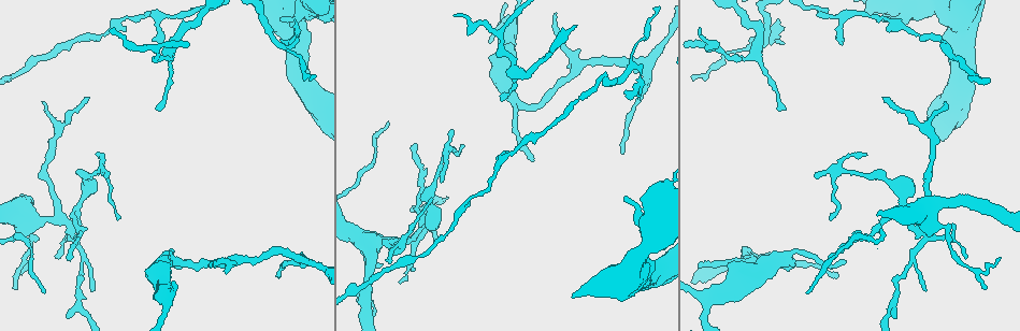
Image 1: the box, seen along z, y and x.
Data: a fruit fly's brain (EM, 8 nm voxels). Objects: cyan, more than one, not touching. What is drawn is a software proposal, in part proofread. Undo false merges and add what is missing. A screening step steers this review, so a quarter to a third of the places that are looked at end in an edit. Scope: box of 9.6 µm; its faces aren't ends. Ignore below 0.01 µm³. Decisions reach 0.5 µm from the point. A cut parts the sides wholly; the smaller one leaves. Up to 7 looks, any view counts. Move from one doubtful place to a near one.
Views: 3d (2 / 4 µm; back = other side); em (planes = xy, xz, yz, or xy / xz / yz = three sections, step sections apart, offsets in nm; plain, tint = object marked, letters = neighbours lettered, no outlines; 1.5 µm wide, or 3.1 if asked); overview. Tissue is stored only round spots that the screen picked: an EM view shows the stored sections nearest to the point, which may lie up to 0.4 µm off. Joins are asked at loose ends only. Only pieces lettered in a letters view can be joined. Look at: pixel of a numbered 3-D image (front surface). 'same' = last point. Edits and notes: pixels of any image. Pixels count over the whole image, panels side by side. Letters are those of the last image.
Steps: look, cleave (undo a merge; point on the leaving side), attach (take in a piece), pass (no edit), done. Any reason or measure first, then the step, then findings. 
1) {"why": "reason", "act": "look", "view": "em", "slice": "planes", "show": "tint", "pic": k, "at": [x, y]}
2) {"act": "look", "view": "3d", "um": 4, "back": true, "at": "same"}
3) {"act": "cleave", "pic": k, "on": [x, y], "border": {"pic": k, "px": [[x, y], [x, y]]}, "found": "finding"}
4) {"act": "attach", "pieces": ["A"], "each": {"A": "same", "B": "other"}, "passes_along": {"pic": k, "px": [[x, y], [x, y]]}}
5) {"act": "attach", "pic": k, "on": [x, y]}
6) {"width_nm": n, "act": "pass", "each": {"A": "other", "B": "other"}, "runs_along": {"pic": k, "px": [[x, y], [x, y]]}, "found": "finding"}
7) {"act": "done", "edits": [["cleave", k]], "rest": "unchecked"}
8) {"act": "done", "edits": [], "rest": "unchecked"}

{"act": "look", "view": "em", "slice": "planes", "show": "tint", "pic": 1, "at": [68, 225]}

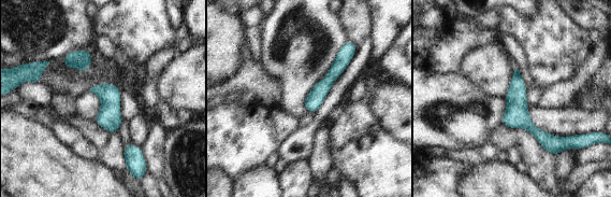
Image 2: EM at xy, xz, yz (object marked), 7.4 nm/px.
{"why": "see the neighbours", "act": "look", "view": "em", "slice": "planes", "show": "letters", "at": "same"}

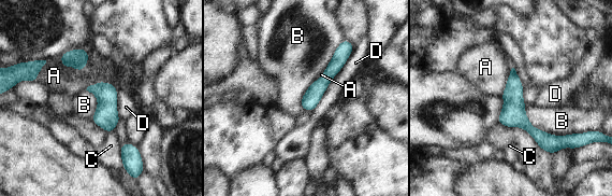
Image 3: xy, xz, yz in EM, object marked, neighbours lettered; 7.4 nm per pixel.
{"width_nm": 120, "act": "pass", "each": {"A": "other", "B": "other", "C": "other", "D": "other"}, "border": {"pic": 3, "px": [[524, 103], [535, 127], [574, 134]]}, "found": "continuous, no second neuron"}

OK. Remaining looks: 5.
{"why": "thin end", "act": "look", "view": "3d", "um": 4, "pic": 1, "at": [73, 256]}

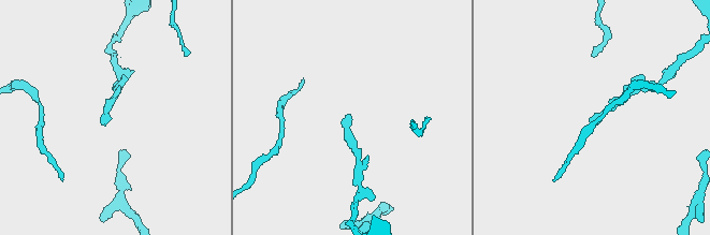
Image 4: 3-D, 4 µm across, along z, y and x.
{"why": "need the tissue", "act": "look", "view": "em", "slice": "planes", "show": "letters", "pic": 4, "at": [108, 121]}

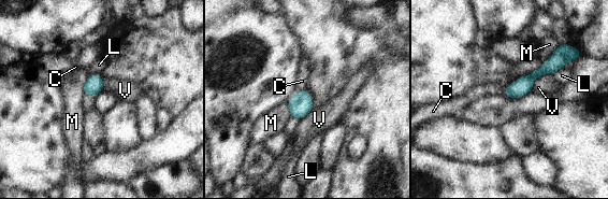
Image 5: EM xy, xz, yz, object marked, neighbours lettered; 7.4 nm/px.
{"act": "pass", "each": {"C": "other", "L": "other", "M": "other", "V": "other"}, "border": {"pic": 5, "px": [[304, 88], [298, 91]]}, "found": "none of them fits"}

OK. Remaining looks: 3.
{"why": "branch stops here", "act": "look", "view": "3d", "um": 2, "back": true, "pic": 1, "at": [386, 259]}

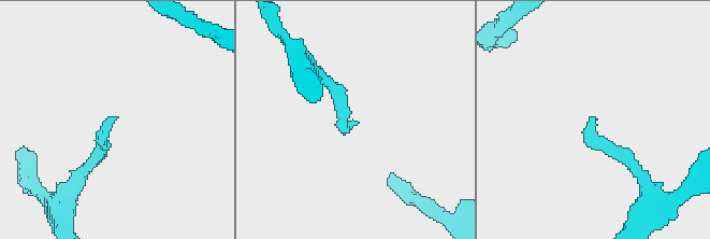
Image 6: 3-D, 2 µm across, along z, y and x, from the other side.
{"why": "need the tissue", "act": "look", "view": "em", "slice": "planes", "show": "letters", "pic": 6, "at": [355, 123]}

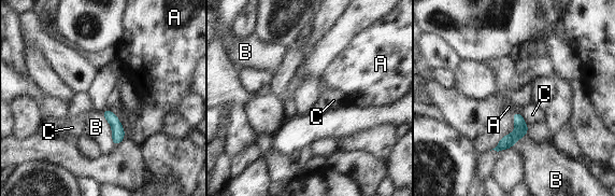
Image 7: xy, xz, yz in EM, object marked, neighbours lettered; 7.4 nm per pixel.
{"act": "pass", "each": {"A": "other", "B": "other", "C": "other"}, "border": {"pic": 7, "px": [[100, 112], [110, 125], [115, 146]]}, "found": "no lettered piece goes on from it"}

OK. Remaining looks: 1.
{"act": "done", "edits": [], "rest": "unchecked"}

